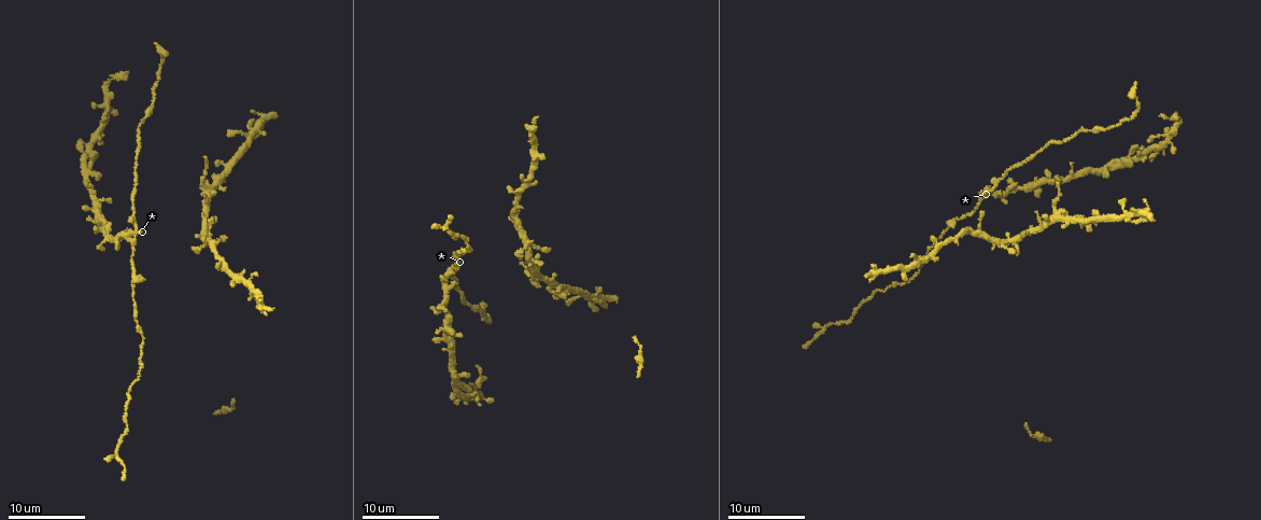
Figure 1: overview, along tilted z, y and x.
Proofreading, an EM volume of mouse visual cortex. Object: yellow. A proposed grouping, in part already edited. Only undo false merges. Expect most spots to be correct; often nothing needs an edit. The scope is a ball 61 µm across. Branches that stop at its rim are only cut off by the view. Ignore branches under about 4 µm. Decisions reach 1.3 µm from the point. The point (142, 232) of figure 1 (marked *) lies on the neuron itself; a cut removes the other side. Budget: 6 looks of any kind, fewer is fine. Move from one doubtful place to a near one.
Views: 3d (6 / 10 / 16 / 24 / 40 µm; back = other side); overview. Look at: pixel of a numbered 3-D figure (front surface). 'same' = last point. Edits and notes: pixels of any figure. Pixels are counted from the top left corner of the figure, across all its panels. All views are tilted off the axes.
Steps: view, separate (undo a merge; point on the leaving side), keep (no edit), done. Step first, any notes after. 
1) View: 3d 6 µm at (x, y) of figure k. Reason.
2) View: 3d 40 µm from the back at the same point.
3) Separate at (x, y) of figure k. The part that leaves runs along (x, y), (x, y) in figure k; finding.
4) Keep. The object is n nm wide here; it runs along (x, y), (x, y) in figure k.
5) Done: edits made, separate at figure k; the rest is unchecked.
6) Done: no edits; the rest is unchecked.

View: 3d 10 µm at (530, 249) of figure 1. Four arms meet.

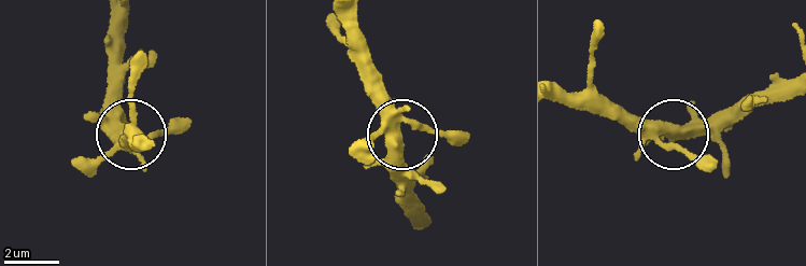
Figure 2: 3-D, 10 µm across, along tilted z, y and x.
View: 3d 10 µm from the back at (392, 131) of figure 2.

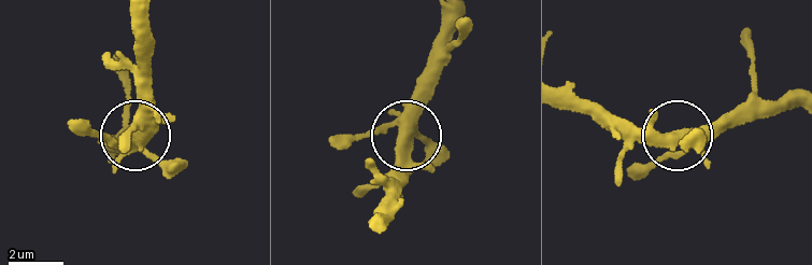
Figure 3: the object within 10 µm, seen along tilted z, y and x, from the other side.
Keep. 4 arms meet here; one neuron here.

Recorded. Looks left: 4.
View: 3d 16 µm at (204, 185) of figure 1. Three arms meet.

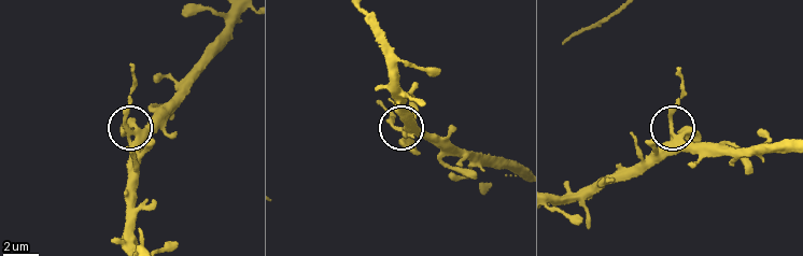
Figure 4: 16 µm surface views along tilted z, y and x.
Keep. Continuous, no second neuron.

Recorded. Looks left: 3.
View: 3d 10 µm at (827, 324) of figure 1. Three-way junction.

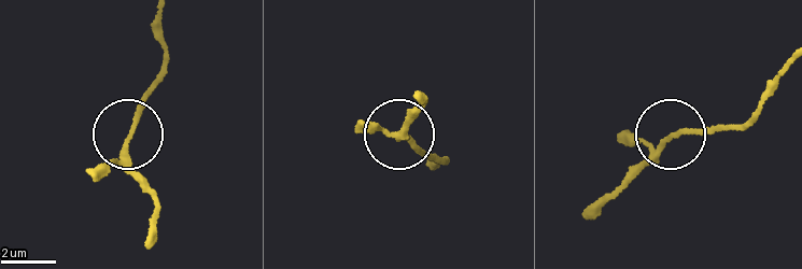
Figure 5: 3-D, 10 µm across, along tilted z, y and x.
View: 3d 6 µm at (129, 138) of figure 5.

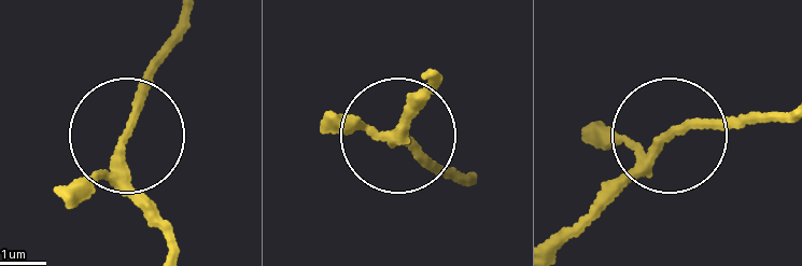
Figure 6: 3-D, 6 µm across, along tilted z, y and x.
Keep. The object is 150 nm wide here; it runs along (170, 30), (125, 138), (172, 253) in figure 6; one neuron here.

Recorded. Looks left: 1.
Done: no edits; the rest is unchecked.

